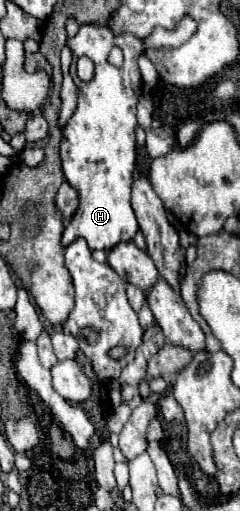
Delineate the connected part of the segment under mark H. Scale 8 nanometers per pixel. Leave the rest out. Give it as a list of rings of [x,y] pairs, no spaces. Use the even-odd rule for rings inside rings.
[[[184,17],[174,29],[156,27],[146,39],[138,39],[132,33],[117,34],[110,27],[98,27],[92,23],[80,25],[80,31],[74,35],[74,51],[70,75],[78,87],[78,105],[74,115],[68,119],[68,125],[62,129],[64,139],[60,145],[62,169],[66,181],[76,187],[80,205],[68,223],[62,245],[72,243],[76,237],[84,237],[88,247],[108,251],[122,241],[132,241],[138,231],[138,221],[130,205],[130,191],[134,183],[136,169],[136,105],[142,91],[142,77],[138,69],[138,57],[148,47],[176,47],[182,45],[196,31],[196,21],[192,17]],[[119,47],[124,51],[124,67],[114,67],[106,61],[110,49]],[[86,55],[94,61],[96,73],[92,81],[82,83],[74,73],[76,59]]]

